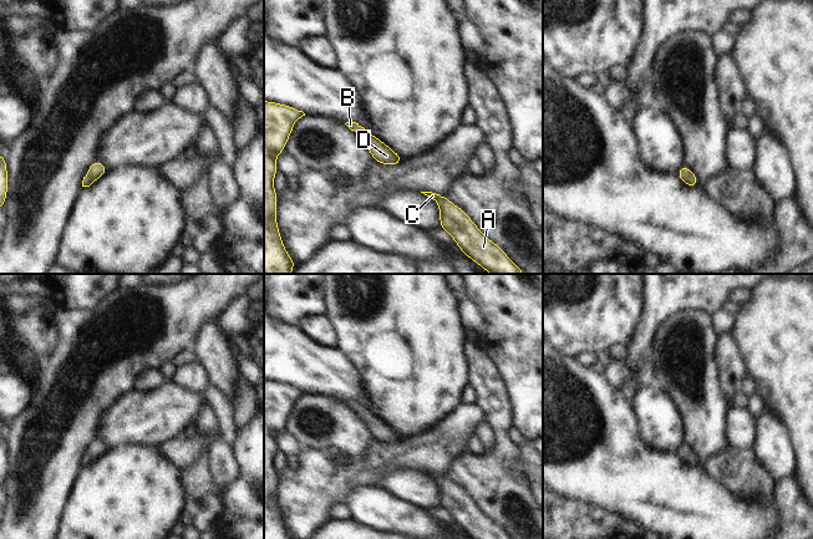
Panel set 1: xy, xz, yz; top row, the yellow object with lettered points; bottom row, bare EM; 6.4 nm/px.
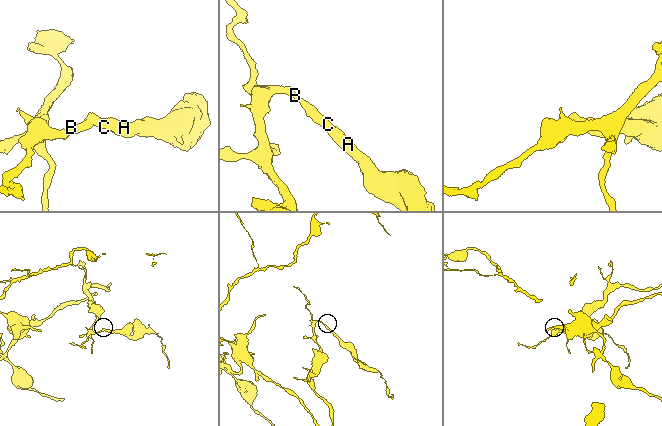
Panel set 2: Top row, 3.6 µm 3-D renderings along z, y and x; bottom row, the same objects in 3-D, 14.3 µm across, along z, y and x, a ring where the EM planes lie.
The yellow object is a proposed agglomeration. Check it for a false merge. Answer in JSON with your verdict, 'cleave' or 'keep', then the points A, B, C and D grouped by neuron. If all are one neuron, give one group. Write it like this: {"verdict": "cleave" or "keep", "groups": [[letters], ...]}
{"verdict": "keep", "groups": [["A", "B", "C", "D"]]}

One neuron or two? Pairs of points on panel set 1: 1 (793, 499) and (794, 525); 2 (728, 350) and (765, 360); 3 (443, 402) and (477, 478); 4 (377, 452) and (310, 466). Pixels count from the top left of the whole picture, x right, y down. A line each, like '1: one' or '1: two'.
1: one
2: two
3: two
4: one

